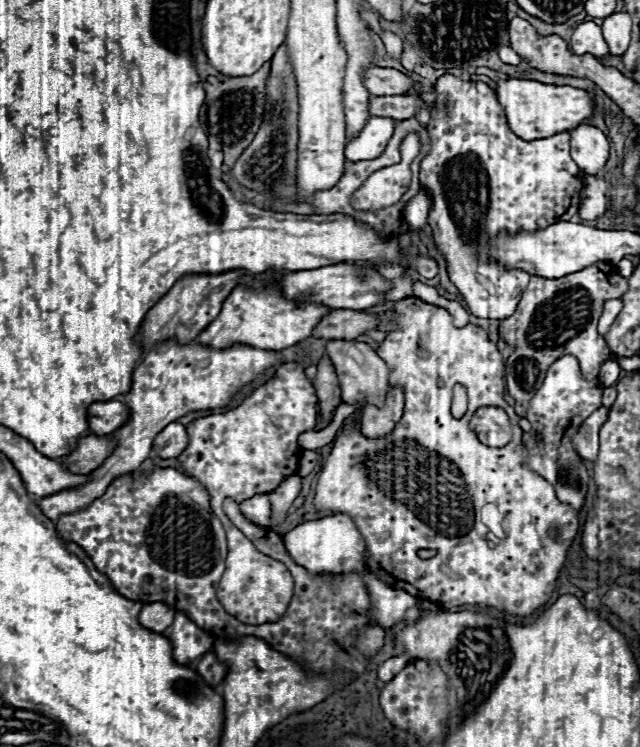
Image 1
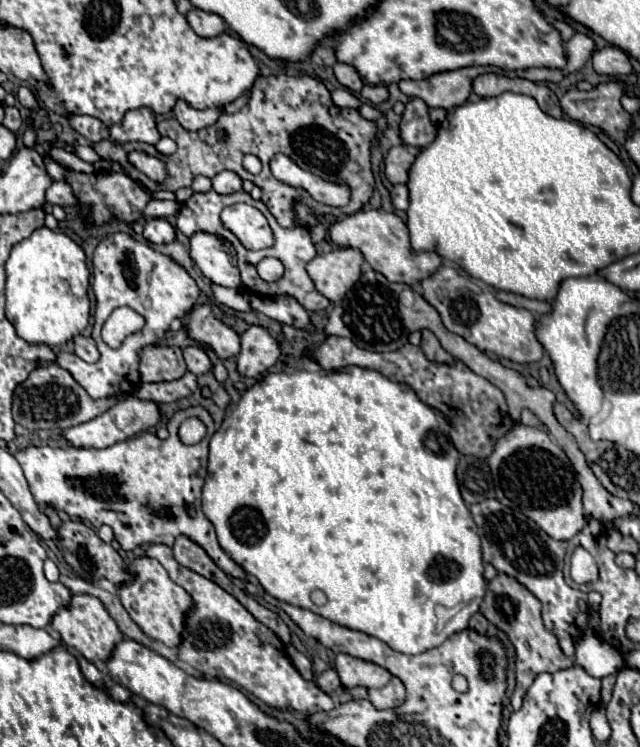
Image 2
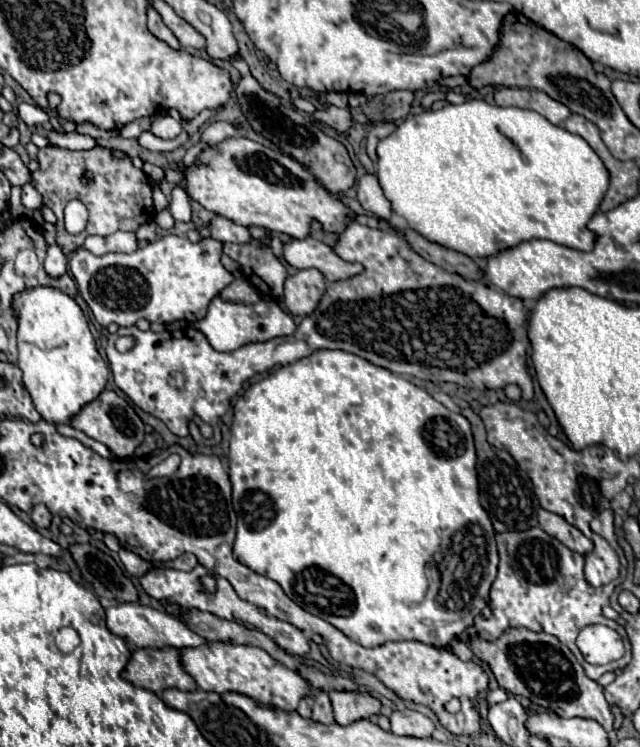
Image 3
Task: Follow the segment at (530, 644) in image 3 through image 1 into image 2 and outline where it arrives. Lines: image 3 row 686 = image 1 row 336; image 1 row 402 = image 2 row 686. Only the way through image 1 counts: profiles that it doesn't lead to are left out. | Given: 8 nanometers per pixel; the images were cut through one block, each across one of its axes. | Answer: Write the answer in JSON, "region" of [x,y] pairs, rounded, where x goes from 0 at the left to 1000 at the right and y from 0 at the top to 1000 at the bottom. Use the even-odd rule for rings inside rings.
{"region":[[[775,768],[763,779],[763,793],[759,793],[759,801],[750,811],[750,819],[763,827],[763,833],[769,833],[775,841],[784,841],[806,870],[806,884],[803,884],[803,889],[806,889],[806,921],[803,921],[800,934],[797,934],[803,950],[813,948],[822,924],[831,918],[831,913],[841,902],[869,900],[869,897],[897,892],[897,884],[888,881],[875,870],[872,854],[850,841],[844,814],[847,814],[844,803],[831,793],[825,793],[825,787],[819,787],[813,779],[800,776],[797,771],[788,771],[788,768]]]}

